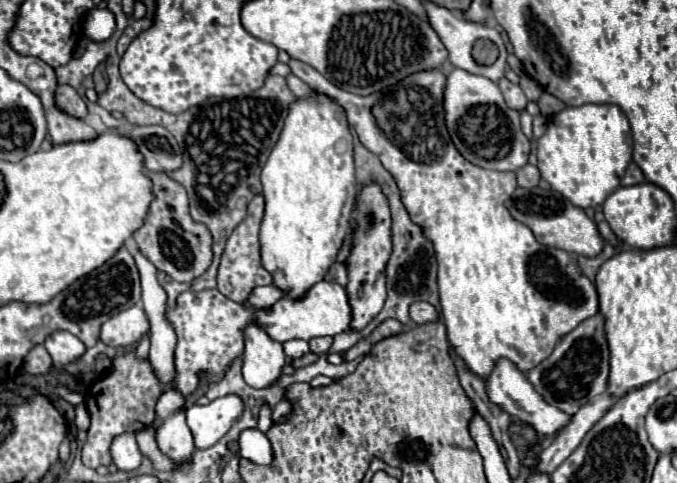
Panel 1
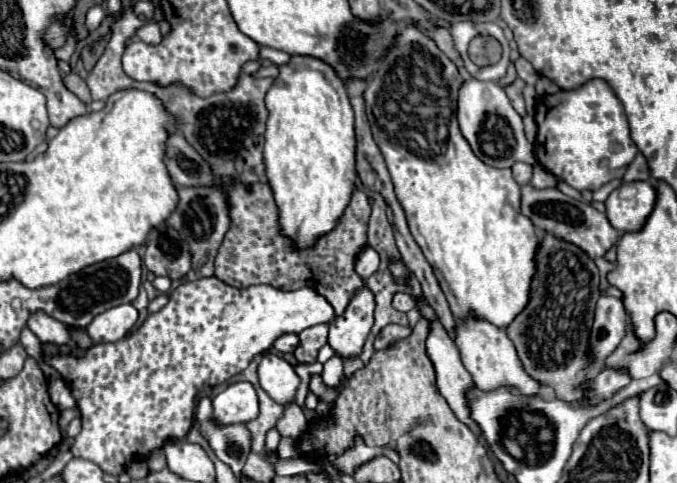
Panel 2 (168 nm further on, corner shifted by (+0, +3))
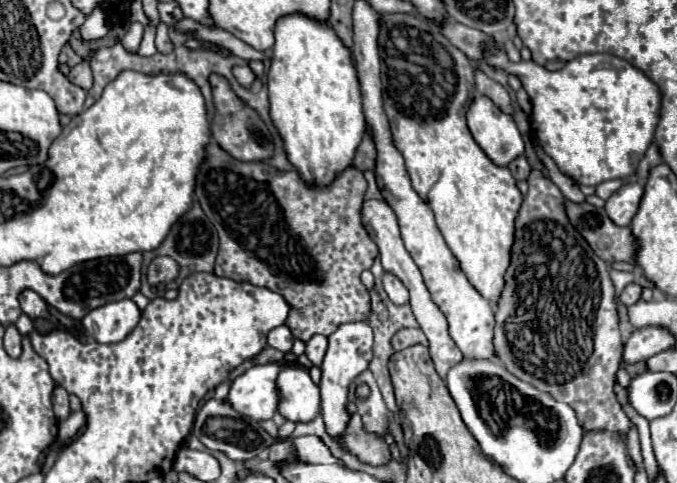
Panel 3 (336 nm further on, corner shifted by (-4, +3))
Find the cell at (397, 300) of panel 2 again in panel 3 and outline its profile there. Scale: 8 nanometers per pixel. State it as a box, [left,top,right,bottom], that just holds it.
[383,272,409,304]

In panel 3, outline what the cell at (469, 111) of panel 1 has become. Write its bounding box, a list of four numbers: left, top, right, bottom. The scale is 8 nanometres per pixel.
[467,96,525,166]

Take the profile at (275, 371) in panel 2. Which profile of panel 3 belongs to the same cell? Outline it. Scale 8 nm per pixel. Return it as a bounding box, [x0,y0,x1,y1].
[277,368,321,422]

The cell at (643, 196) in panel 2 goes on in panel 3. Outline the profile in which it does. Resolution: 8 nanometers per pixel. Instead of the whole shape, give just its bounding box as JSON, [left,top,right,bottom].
[605,182,643,226]

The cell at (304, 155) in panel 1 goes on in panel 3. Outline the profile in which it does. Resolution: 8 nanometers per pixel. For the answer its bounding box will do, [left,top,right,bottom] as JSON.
[267,14,365,184]

